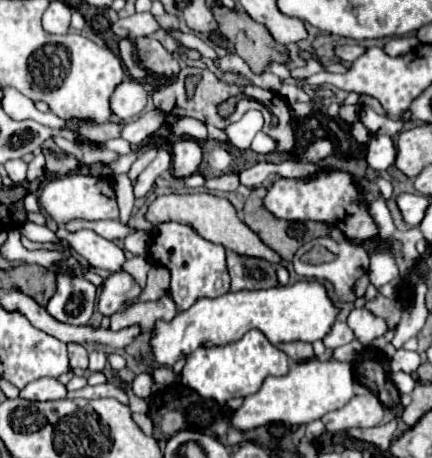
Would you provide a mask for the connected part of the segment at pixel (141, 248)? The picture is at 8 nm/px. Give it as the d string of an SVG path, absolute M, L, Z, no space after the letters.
M135 231L125 237L125 249L133 255L147 255L149 247L149 235L145 231Z

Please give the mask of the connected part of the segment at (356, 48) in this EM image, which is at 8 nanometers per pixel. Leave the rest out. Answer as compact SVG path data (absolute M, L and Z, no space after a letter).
M343 45L343 47L337 47L335 53L343 61L355 61L357 57L361 57L365 53L365 47L363 45Z

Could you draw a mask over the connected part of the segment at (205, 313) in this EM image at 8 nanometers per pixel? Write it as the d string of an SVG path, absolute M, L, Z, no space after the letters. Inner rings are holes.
M299 281L295 285L263 291L229 291L213 299L203 297L187 311L177 313L171 321L159 319L153 325L149 339L151 361L159 367L173 367L177 361L187 359L197 347L217 347L239 341L253 327L259 329L273 345L287 341L313 343L327 335L335 317L337 309L329 301L325 287L317 281Z

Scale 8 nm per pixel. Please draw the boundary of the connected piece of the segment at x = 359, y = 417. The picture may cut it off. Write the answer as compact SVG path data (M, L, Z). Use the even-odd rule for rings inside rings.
M373 393L355 395L341 409L321 417L327 431L347 431L351 427L375 427L383 421L383 405Z

